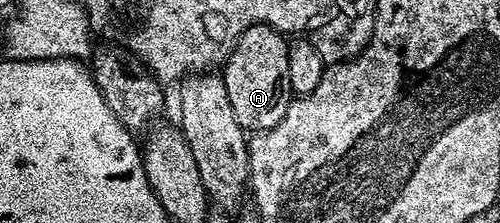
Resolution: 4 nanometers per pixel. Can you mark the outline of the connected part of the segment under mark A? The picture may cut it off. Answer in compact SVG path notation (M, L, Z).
M251 24L240 35L240 41L222 65L226 98L230 98L234 118L238 118L245 133L270 130L278 126L278 122L282 122L282 114L286 114L292 92L288 46L285 33L277 32L268 24Z

